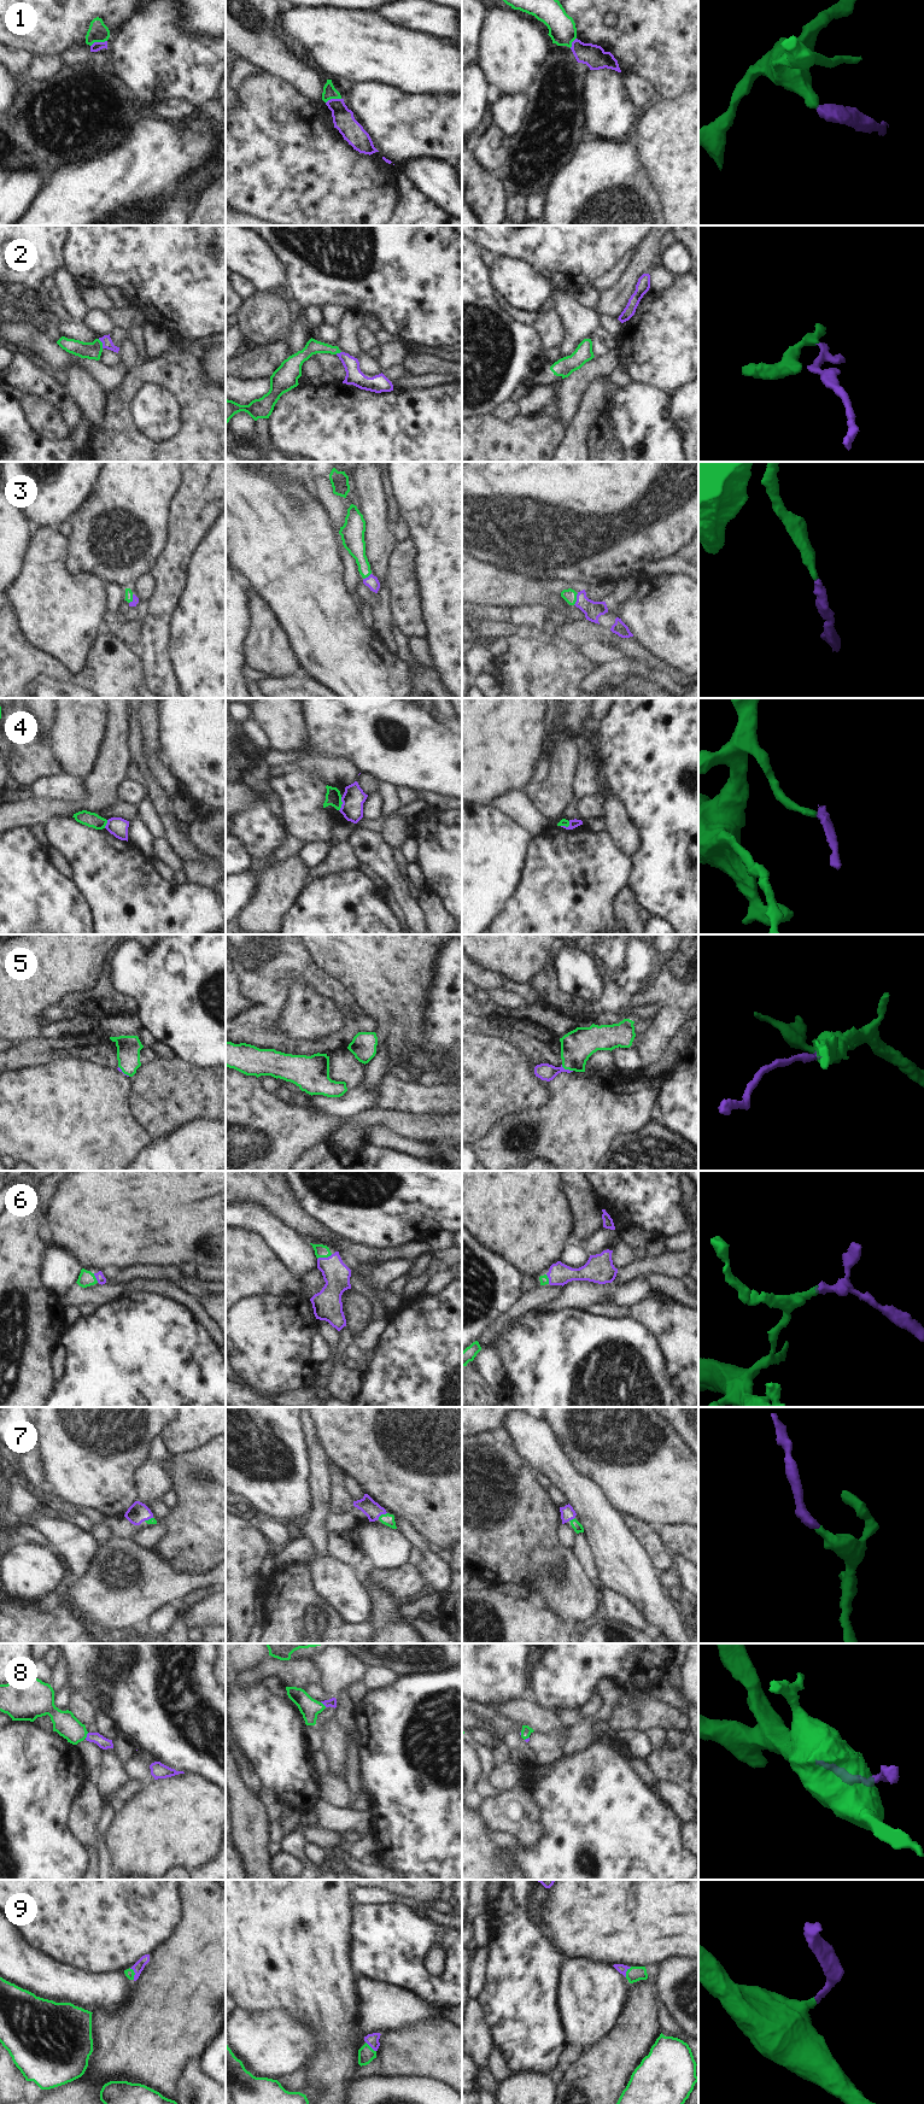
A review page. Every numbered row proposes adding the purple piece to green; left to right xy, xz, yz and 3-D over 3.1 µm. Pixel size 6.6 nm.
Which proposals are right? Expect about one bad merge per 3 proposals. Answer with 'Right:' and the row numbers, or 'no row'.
Right: 2, 3, 5, 6, 7, 8, 9

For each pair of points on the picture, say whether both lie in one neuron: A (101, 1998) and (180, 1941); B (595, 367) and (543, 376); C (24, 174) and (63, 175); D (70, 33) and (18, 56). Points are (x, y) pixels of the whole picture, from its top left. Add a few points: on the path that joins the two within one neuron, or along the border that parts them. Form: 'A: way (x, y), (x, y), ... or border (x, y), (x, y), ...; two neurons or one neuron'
A: border (134, 1981), (132, 1996), (121, 2006); two neurons
B: border (562, 379), (559, 382); two neurons
C: border (48, 170), (44, 183), (33, 200); two neurons
D: border (12, 47), (25, 50), (31, 56); two neurons

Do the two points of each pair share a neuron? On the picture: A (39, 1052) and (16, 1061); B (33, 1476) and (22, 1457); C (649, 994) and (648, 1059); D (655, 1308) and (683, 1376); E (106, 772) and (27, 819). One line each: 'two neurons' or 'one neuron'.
A: one neuron
B: one neuron
C: one neuron
D: one neuron
E: one neuron

